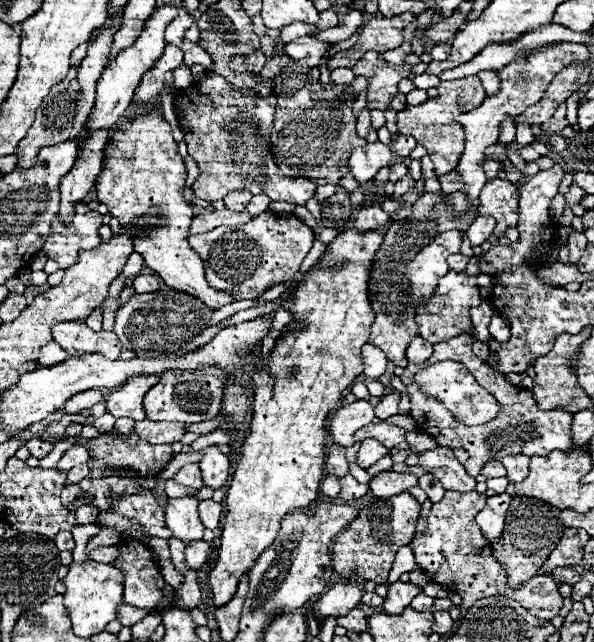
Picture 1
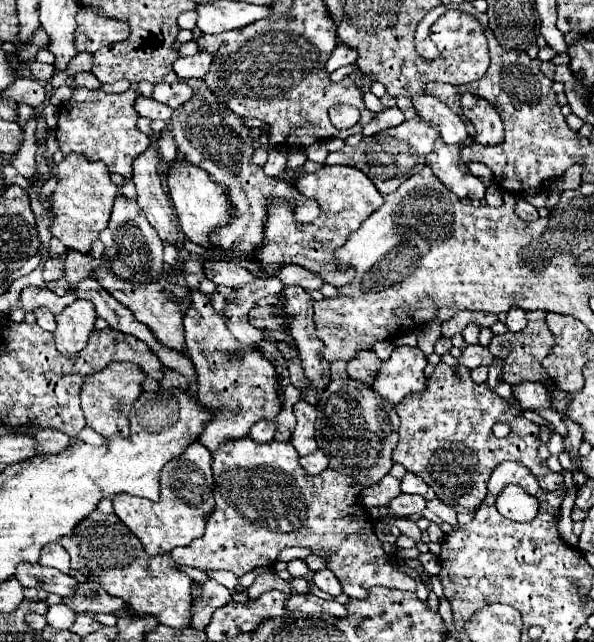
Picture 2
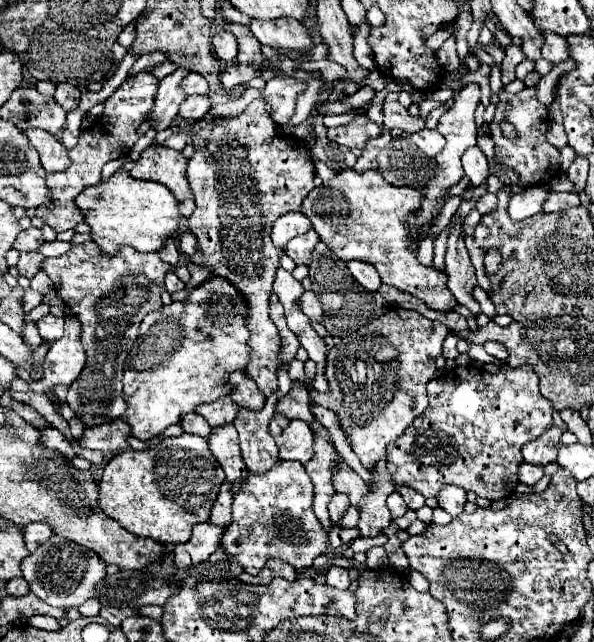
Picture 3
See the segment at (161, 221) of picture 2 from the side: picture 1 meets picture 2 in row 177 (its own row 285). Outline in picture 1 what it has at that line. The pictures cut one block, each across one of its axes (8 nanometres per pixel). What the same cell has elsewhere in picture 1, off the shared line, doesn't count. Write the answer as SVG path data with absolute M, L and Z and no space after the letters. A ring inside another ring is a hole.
M142 274L142 276L136 276L134 278L134 284L132 286L134 286L134 290L138 294L148 294L148 292L156 292L160 288L160 282L152 274Z

